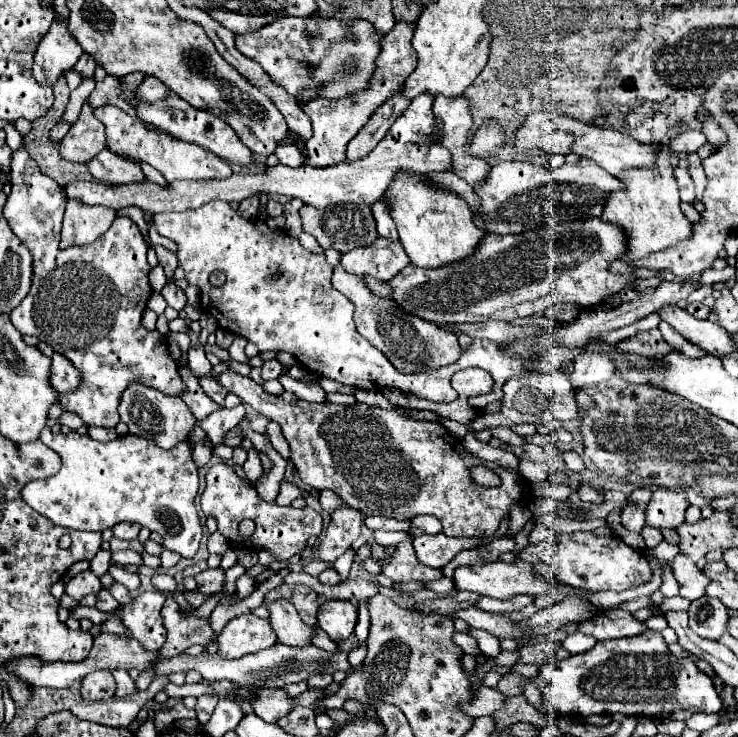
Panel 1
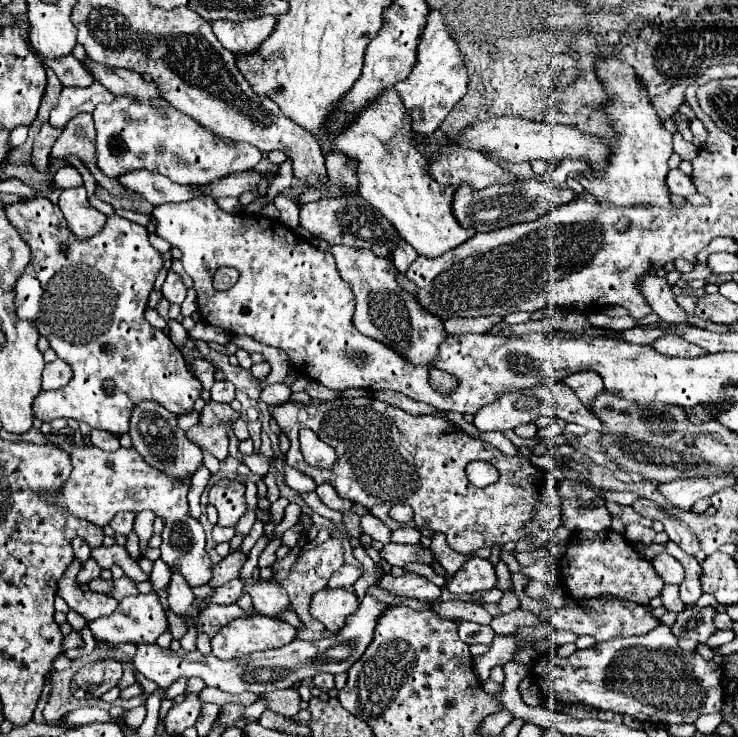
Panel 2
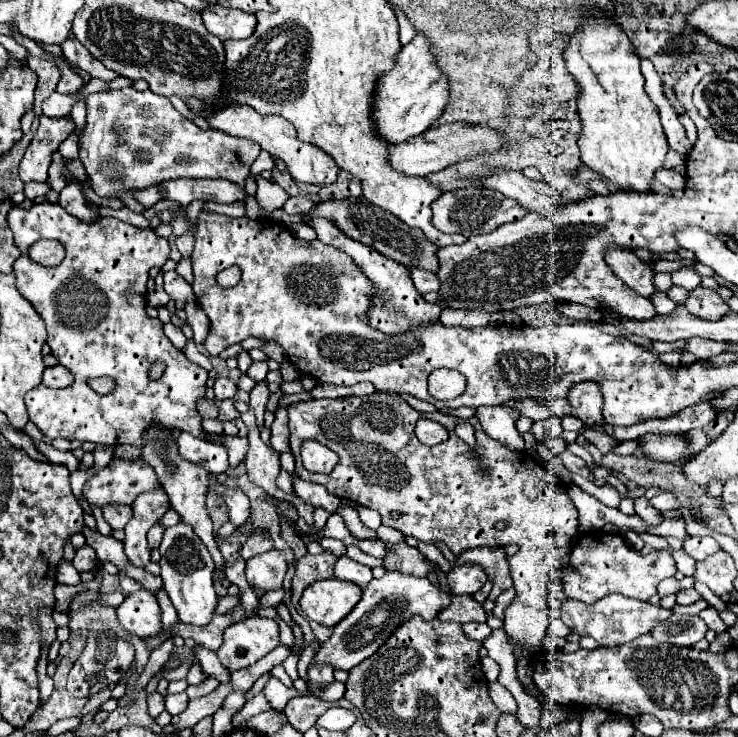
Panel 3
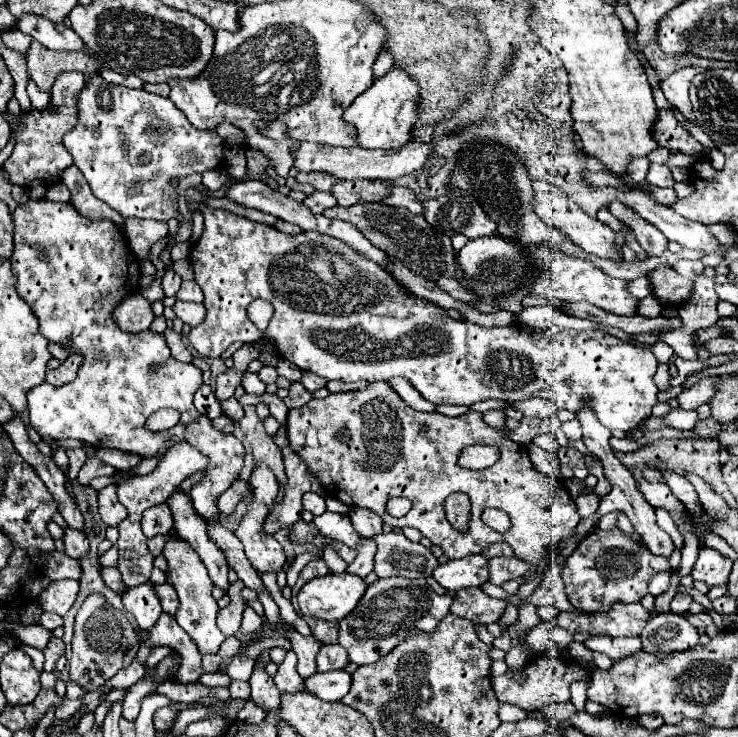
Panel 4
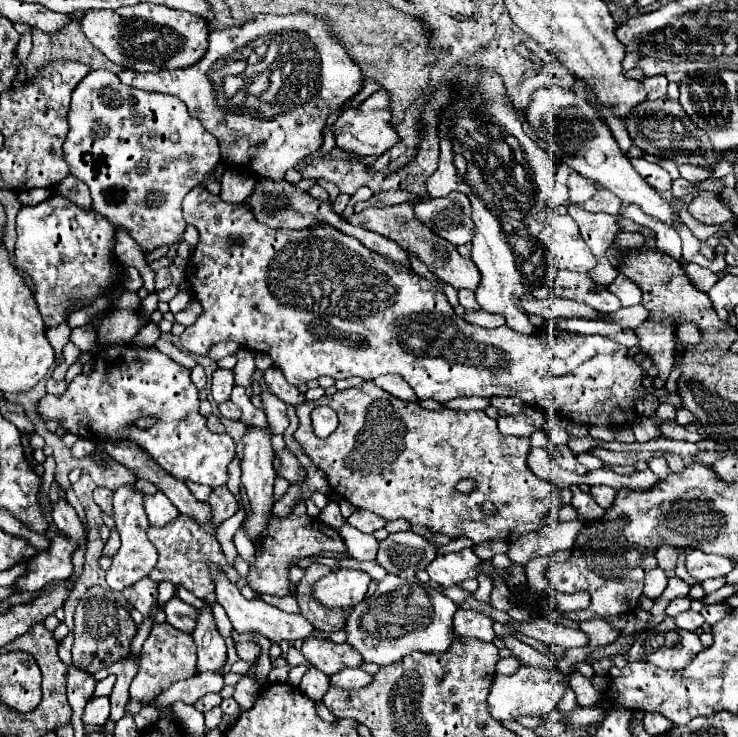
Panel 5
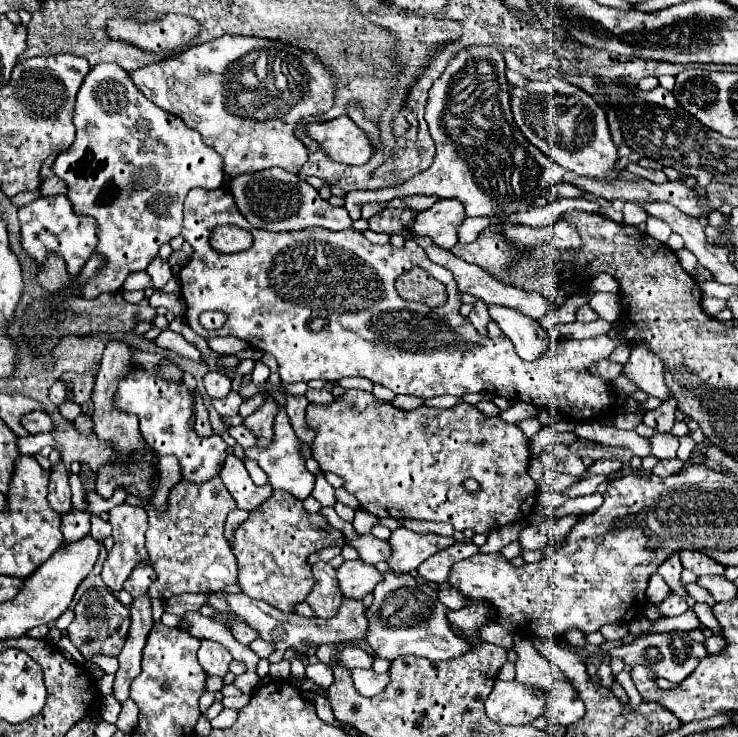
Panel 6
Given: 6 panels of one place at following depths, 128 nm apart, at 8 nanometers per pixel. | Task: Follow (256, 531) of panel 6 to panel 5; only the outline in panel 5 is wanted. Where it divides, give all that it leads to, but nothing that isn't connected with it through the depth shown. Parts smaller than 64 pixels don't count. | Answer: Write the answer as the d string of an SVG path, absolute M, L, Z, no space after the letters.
M304 500L296 504L292 516L288 520L276 520L272 516L272 524L268 524L268 540L264 540L264 548L256 554L256 562L250 568L248 574L248 586L254 592L260 594L272 594L272 596L286 596L290 594L290 582L288 582L288 568L306 556L316 556L322 552L336 552L336 554L346 554L344 540L338 536L338 532L328 530L322 538L322 524L316 518L310 518L306 514Z

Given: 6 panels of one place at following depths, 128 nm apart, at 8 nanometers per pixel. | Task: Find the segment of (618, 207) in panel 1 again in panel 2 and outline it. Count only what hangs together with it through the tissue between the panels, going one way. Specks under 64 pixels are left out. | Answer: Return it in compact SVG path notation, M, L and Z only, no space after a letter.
M618 58L600 60L598 76L606 86L606 92L612 96L612 104L606 108L606 112L610 124L620 132L620 138L612 140L612 160L608 160L604 176L590 172L580 178L580 184L586 192L596 196L602 206L660 206L672 210L674 206L666 186L672 136L662 128L662 122L650 106L646 92L638 86L634 70L626 62Z

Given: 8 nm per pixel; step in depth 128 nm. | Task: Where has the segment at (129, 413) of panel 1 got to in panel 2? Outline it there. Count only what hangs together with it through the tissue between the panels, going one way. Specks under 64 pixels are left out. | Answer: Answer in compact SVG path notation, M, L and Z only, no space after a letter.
M144 400L132 408L128 434L132 436L132 446L144 456L144 460L148 460L148 464L162 470L164 474L172 474L182 480L184 476L194 474L196 468L202 464L202 452L192 440L186 438L186 432L178 426L178 416L168 412L158 402Z

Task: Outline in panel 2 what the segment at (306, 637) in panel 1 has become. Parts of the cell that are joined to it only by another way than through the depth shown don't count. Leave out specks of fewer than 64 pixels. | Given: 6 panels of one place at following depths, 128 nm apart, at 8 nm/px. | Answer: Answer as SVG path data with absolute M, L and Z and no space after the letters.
M254 578L246 580L244 584L246 584L246 592L250 594L250 598L254 602L254 608L260 614L274 618L274 620L280 620L280 614L284 610L292 610L288 594L280 588L280 584L268 582L268 580L256 582Z

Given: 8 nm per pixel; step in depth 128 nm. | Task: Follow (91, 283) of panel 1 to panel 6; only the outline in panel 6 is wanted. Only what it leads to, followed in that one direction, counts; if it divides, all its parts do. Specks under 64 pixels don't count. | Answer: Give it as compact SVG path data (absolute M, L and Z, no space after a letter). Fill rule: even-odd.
M58 194L58 196L42 196L32 204L26 204L18 210L20 218L20 242L22 248L36 260L36 264L44 264L50 254L62 256L66 262L66 270L72 278L80 274L88 258L94 254L98 246L98 226L92 216L78 216L72 210L72 202ZM132 364L130 374L118 380L114 408L126 414L136 414L140 418L142 438L158 458L176 456L180 460L182 480L202 484L218 476L226 458L228 444L216 434L210 438L202 438L196 434L194 426L190 424L190 418L194 416L194 398L184 382L170 382L162 378L156 368L146 370Z

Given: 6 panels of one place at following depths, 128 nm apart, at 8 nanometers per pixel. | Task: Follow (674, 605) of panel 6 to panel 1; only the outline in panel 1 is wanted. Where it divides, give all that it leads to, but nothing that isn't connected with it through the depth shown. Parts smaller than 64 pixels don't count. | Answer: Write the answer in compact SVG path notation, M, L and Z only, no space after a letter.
M678 554L672 562L672 570L674 570L674 578L680 584L680 596L686 600L696 600L704 596L704 590L708 586L708 576L704 576L704 572L690 562L684 554Z

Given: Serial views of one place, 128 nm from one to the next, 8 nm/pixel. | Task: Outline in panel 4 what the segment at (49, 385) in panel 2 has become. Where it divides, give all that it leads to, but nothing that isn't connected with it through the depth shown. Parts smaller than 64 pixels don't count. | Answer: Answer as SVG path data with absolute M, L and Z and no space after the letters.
M70 354L56 370L46 372L46 382L50 382L52 386L64 386L64 384L72 382L76 378L76 372L78 372L80 364L82 364L80 356Z

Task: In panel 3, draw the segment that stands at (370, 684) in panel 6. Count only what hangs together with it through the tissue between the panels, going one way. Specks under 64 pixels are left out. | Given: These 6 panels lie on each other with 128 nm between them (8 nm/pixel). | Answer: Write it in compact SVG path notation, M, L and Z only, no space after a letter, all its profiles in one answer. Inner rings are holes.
M270 678L262 692L264 692L266 700L270 702L270 706L272 706L274 710L278 710L278 712L282 712L282 710L286 708L288 700L298 694L294 688L286 688L278 678ZM332 682L330 686L326 686L324 690L320 690L318 686L314 686L314 684L308 684L308 690L310 690L310 694L314 694L314 696L318 696L318 698L324 698L324 700L330 700L330 702L334 702L334 700L340 700L342 696L344 696L344 684L342 682Z

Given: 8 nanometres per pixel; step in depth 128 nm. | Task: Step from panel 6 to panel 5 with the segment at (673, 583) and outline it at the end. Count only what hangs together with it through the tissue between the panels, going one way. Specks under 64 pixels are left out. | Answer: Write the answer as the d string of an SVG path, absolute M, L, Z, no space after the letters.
M662 544L656 548L656 560L658 560L658 566L662 570L674 570L676 566L676 556L678 556L678 548L674 546L668 546L668 544Z

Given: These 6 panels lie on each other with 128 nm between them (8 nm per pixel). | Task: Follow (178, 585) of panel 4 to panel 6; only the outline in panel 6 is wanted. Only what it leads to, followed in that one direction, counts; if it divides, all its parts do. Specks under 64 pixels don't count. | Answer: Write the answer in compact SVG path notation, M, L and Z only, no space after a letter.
M202 638L200 642L202 642L202 646L198 650L198 662L204 668L204 672L208 672L212 676L226 676L228 664L232 662L232 654L224 646L220 646L212 640Z

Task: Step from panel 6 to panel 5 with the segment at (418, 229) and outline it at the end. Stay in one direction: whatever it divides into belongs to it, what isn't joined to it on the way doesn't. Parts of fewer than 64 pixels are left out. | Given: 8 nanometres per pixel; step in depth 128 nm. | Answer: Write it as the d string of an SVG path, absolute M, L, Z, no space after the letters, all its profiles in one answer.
M462 192L422 200L414 204L414 212L428 228L432 228L432 232L438 232L438 236L444 236L456 246L468 244L474 236L476 226L472 222L472 206Z

